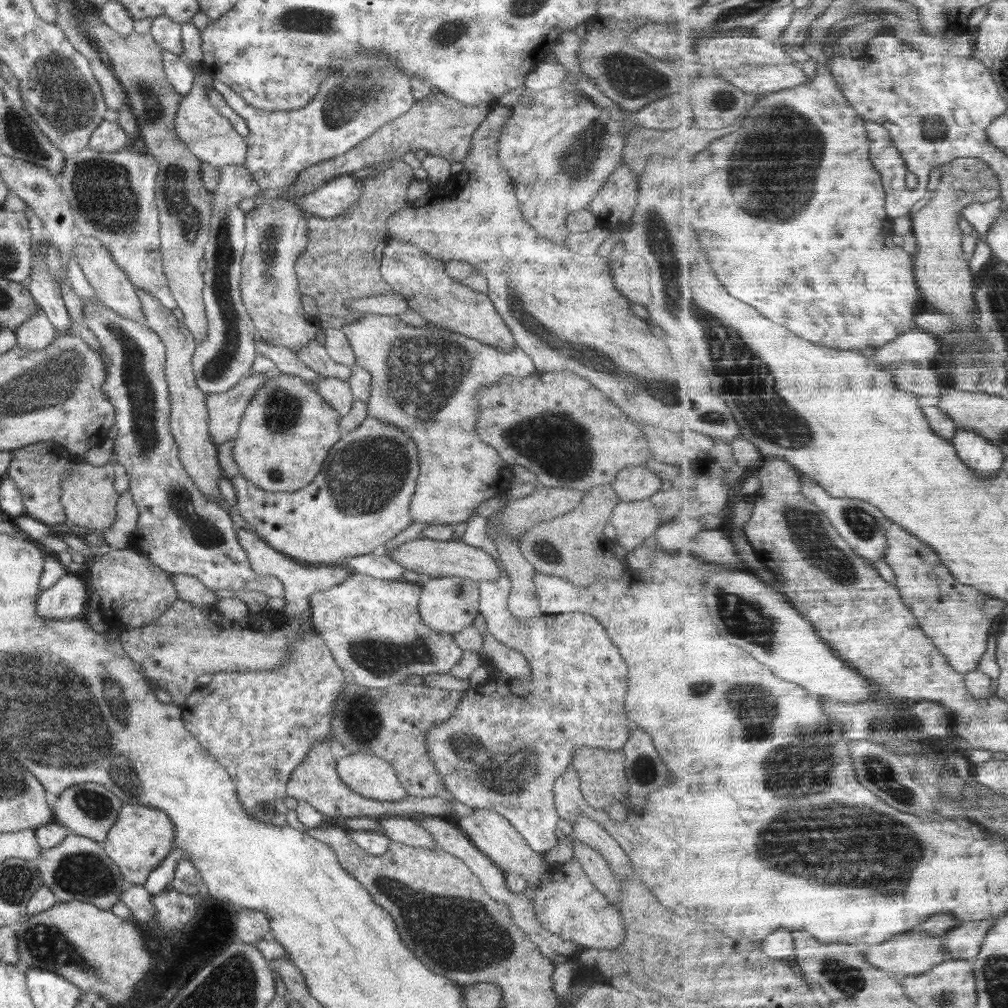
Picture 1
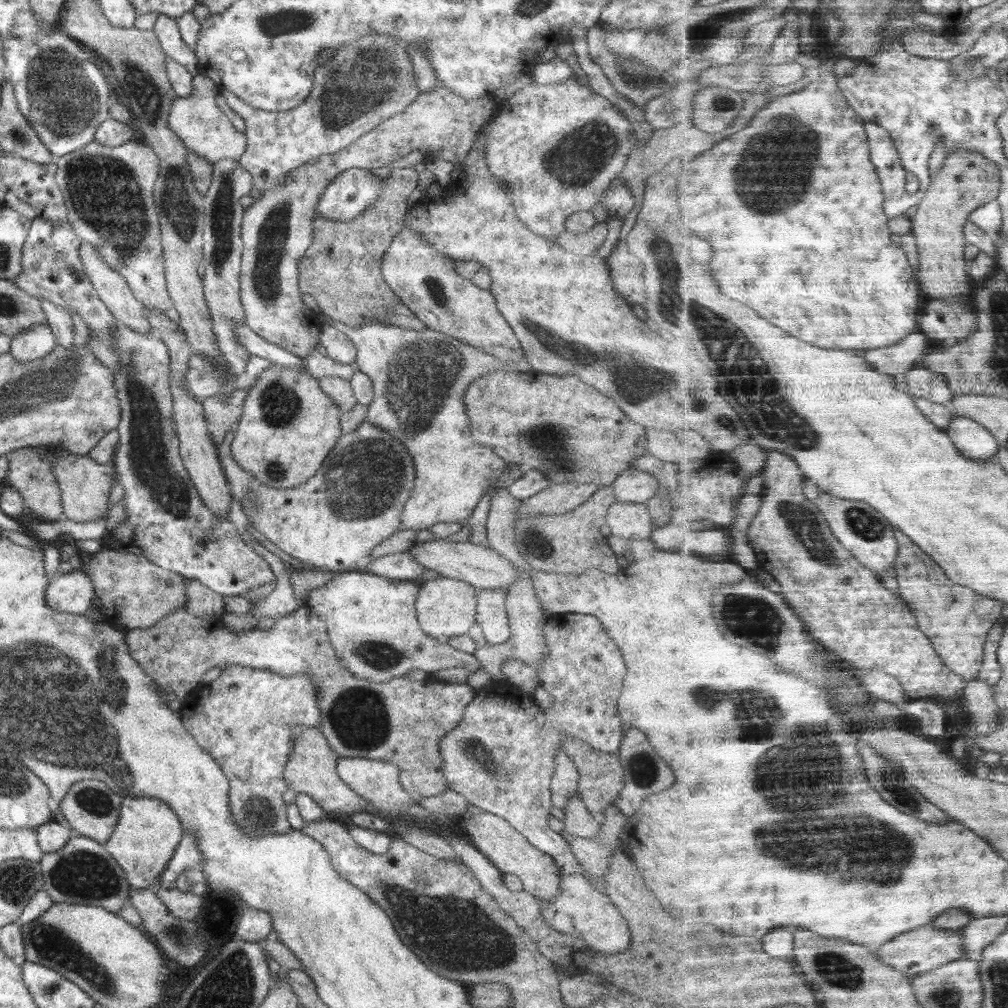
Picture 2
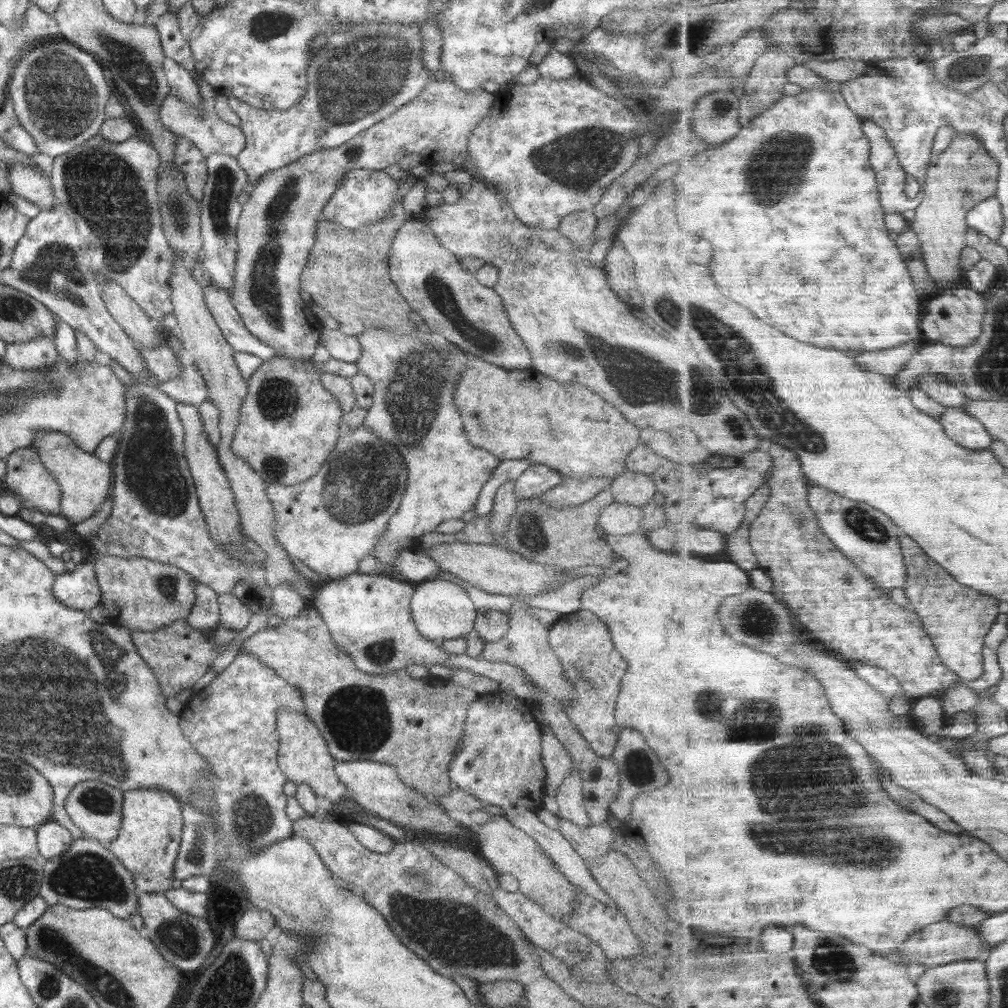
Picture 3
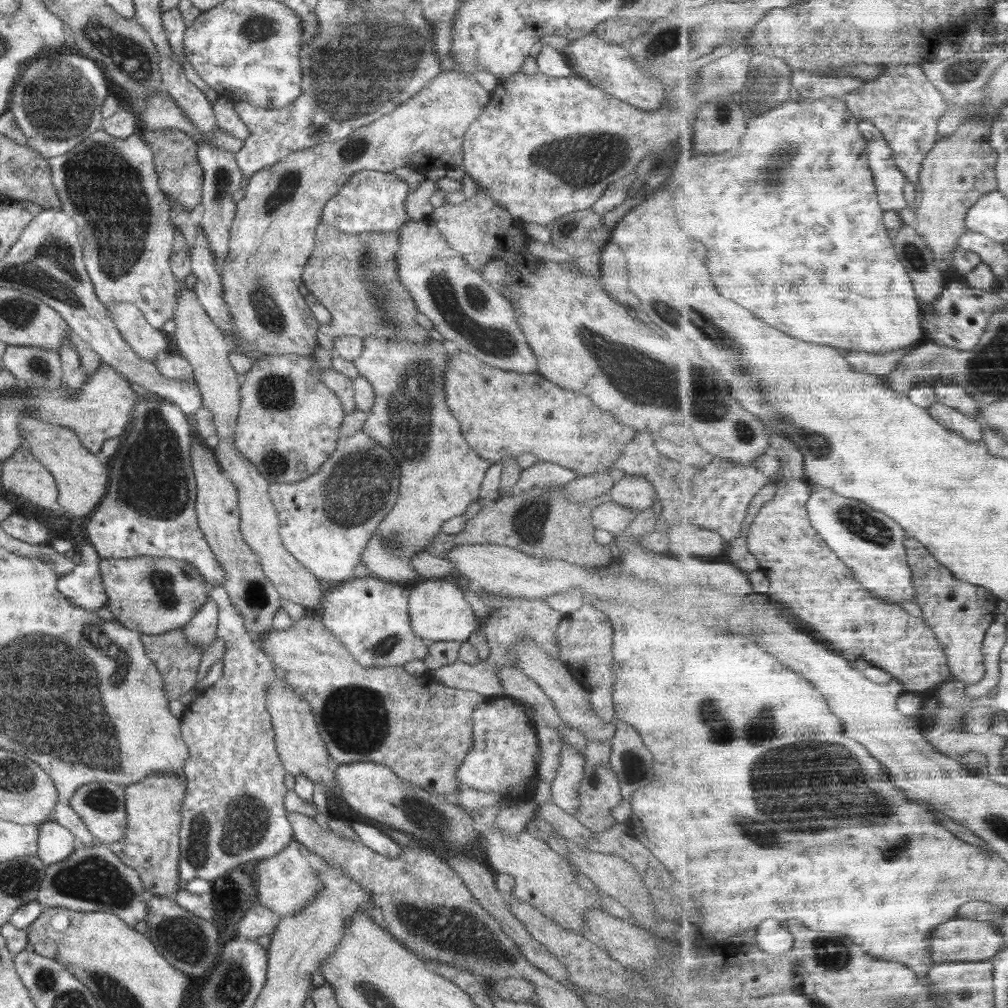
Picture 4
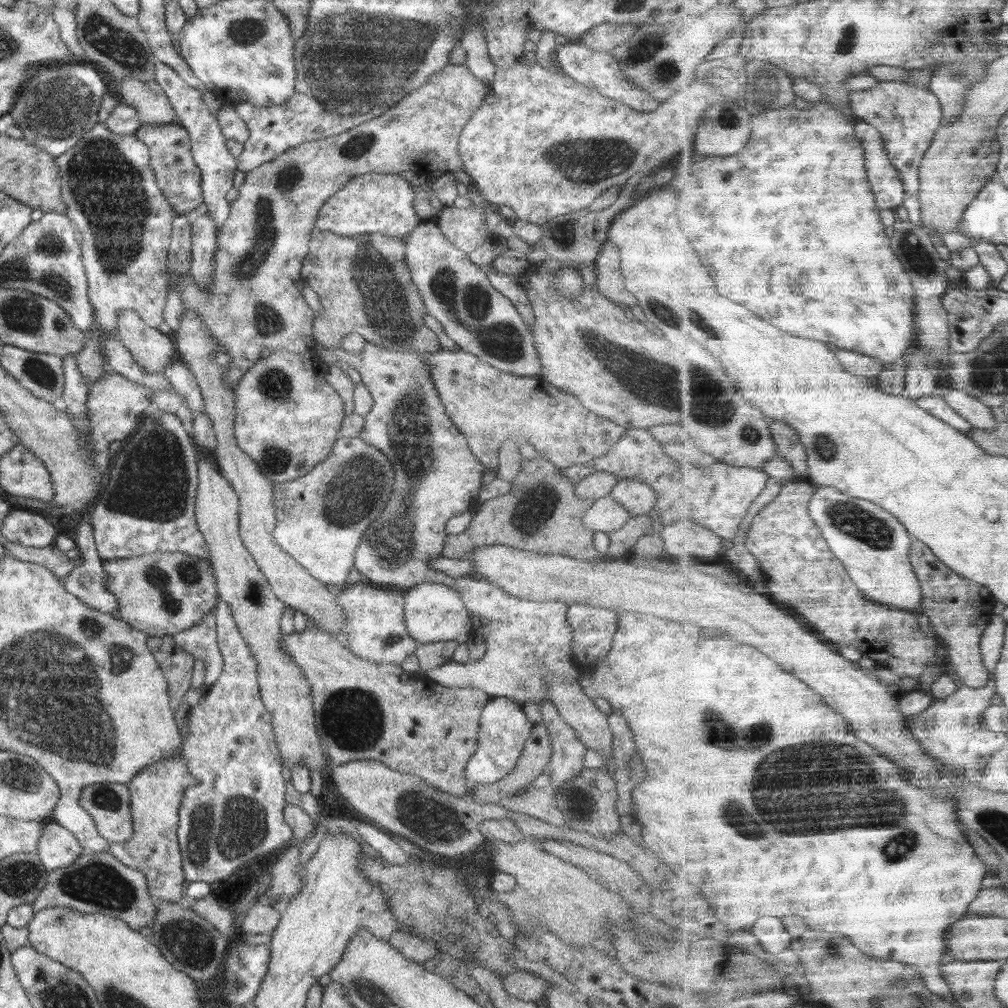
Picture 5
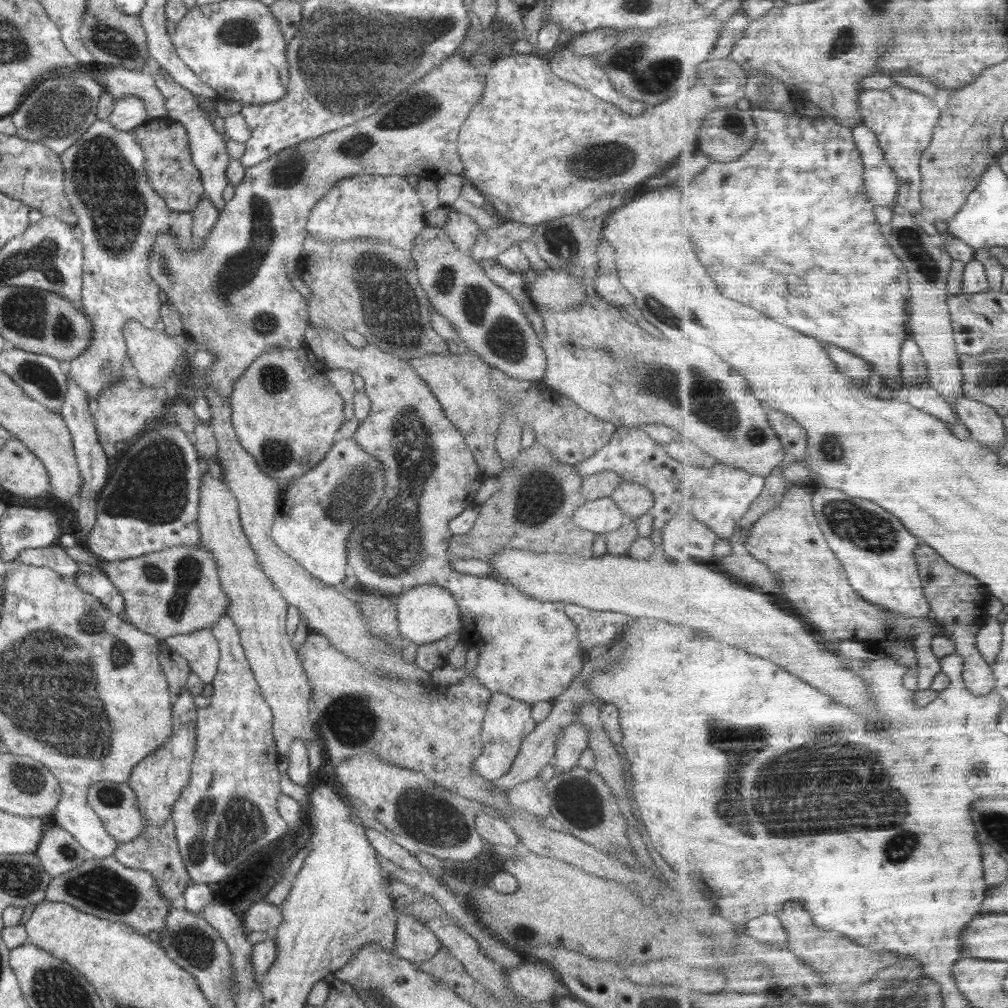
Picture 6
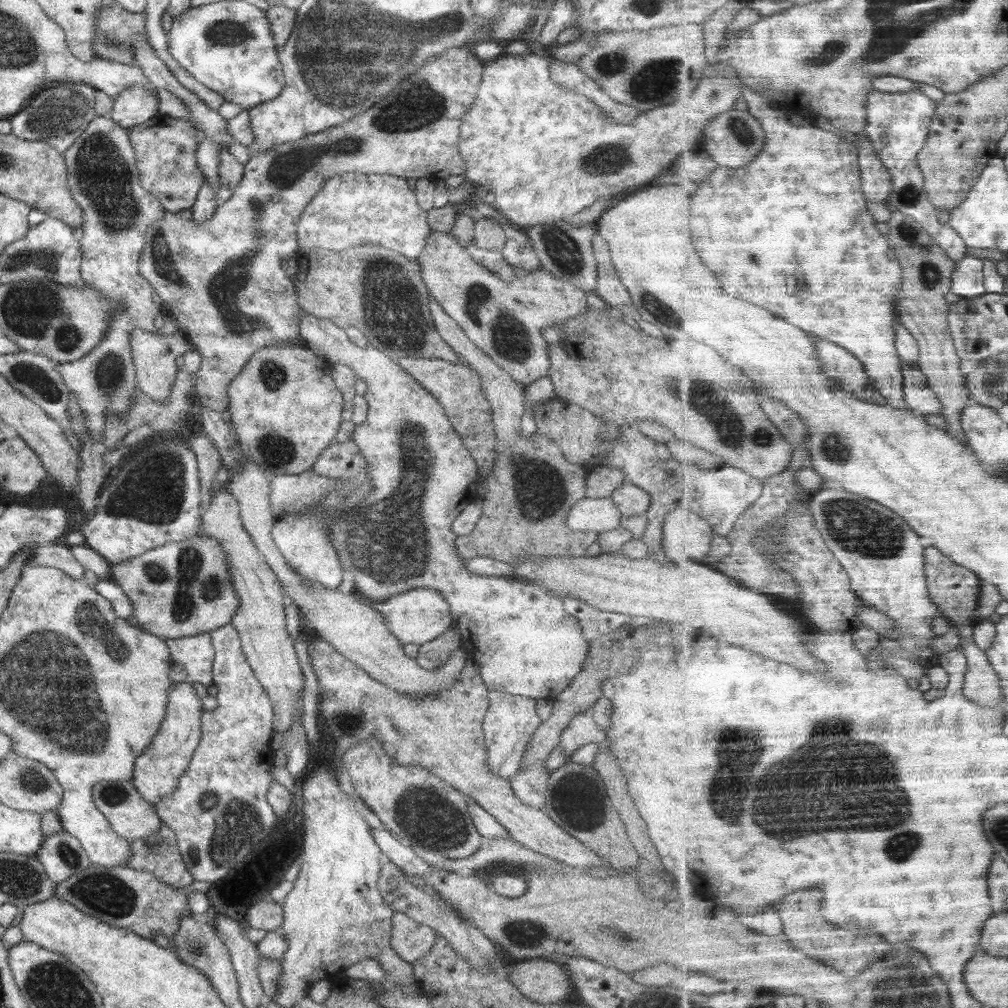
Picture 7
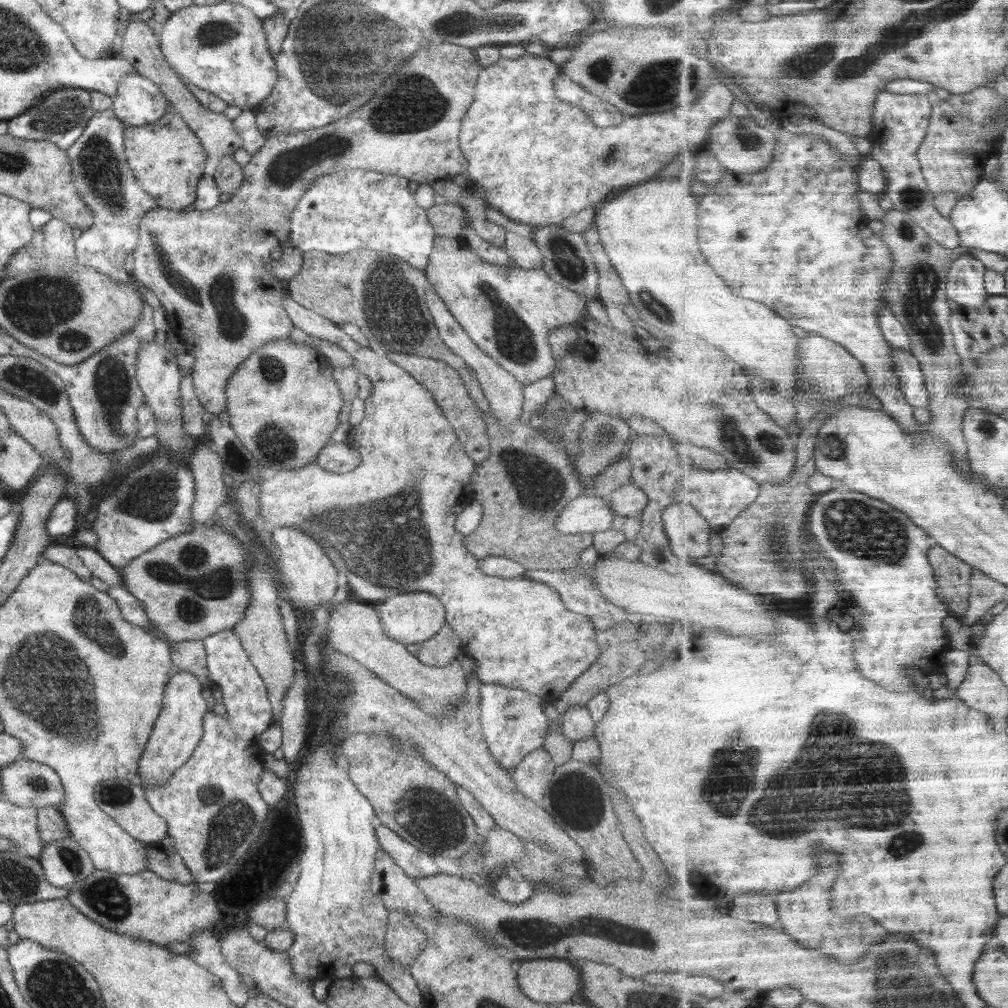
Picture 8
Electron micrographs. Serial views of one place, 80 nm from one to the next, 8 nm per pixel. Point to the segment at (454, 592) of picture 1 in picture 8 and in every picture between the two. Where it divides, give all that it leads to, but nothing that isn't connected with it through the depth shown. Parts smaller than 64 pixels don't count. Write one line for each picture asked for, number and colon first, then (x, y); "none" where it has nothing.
2: (445, 606)
3: (440, 609)
4: (438, 611)
5: (433, 612)
6: (426, 613)
7: (417, 616)
8: (409, 618)

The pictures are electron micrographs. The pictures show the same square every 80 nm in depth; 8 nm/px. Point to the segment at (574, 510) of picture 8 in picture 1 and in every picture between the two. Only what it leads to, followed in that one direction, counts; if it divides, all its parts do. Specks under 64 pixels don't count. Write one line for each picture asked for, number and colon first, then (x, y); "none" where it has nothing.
1: (634, 521)
2: (626, 520)
3: (616, 519)
4: (610, 516)
5: (605, 515)
6: (601, 515)
7: (591, 515)

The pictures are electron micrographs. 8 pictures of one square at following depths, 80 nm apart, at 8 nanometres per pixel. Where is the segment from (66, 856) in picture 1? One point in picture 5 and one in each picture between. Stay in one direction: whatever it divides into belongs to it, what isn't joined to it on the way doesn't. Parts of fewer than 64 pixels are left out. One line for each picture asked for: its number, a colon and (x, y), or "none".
2: (83, 872)
3: (88, 875)
4: (92, 879)
5: (96, 883)

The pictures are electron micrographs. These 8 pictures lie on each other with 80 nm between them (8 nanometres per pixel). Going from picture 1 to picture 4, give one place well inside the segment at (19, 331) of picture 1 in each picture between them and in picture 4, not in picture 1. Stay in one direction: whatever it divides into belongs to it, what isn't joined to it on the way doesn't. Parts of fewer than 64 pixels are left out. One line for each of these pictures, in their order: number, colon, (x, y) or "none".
2: (38, 341)
3: (39, 354)
4: (41, 369)

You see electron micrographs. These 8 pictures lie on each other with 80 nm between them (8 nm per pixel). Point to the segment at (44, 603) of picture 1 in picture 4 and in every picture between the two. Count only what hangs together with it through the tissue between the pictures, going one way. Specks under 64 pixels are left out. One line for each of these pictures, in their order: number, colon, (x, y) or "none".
2: (74, 592)
3: (78, 589)
4: (83, 586)

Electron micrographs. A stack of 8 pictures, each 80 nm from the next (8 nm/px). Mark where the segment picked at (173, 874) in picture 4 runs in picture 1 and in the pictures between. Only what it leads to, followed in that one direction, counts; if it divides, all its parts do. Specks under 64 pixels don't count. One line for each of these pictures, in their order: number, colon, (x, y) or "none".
1: (141, 838)
2: (145, 838)
3: (148, 844)

